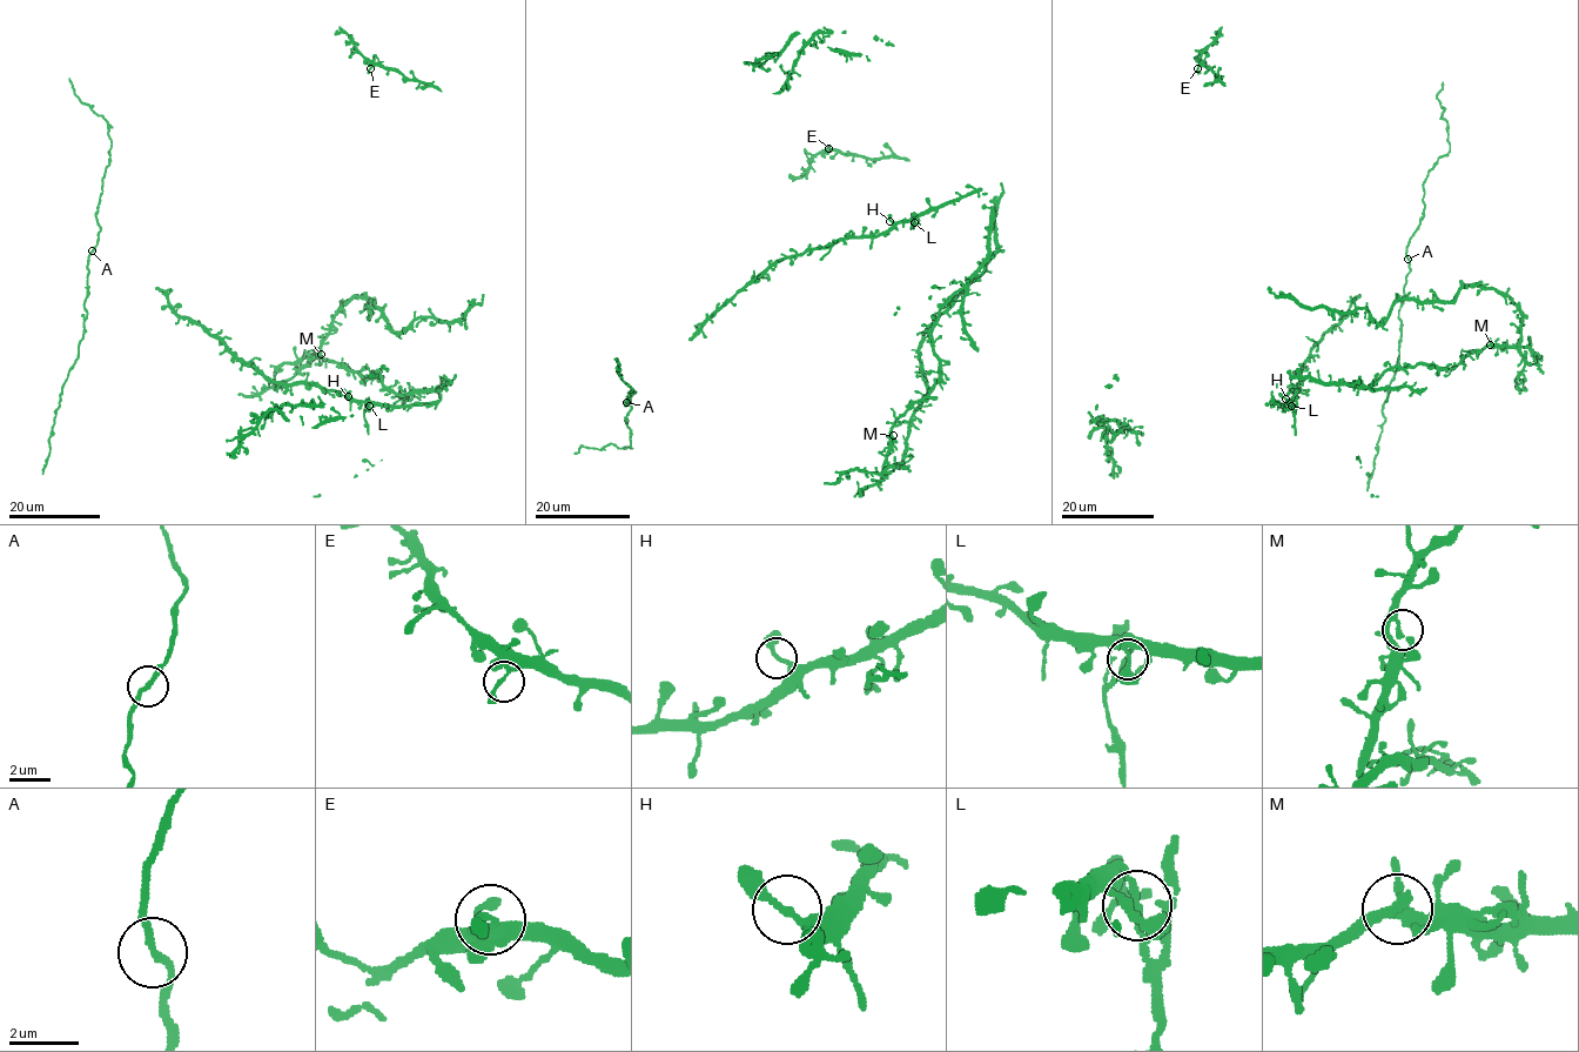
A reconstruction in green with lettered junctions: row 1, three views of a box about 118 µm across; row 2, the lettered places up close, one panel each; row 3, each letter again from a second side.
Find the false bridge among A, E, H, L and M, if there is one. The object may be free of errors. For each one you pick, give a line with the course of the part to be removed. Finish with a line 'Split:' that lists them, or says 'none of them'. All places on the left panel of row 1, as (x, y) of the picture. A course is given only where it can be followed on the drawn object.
L: (368, 406), (363, 414), (368, 435)
Split: L

